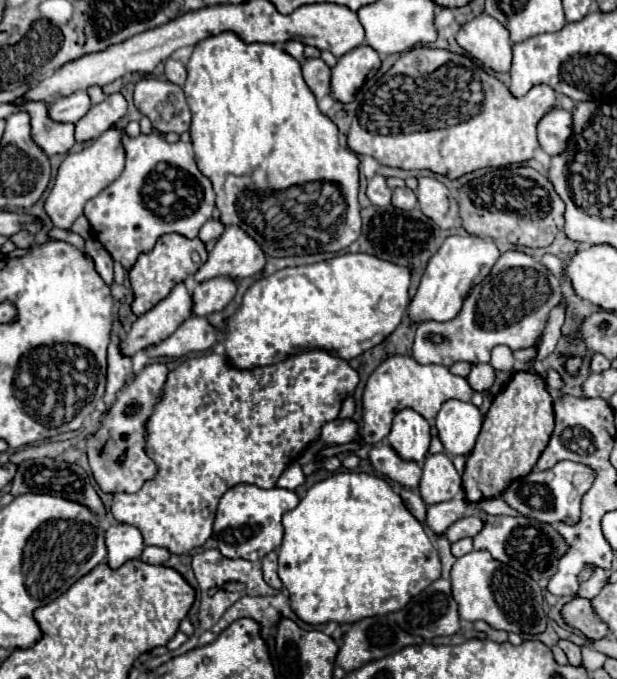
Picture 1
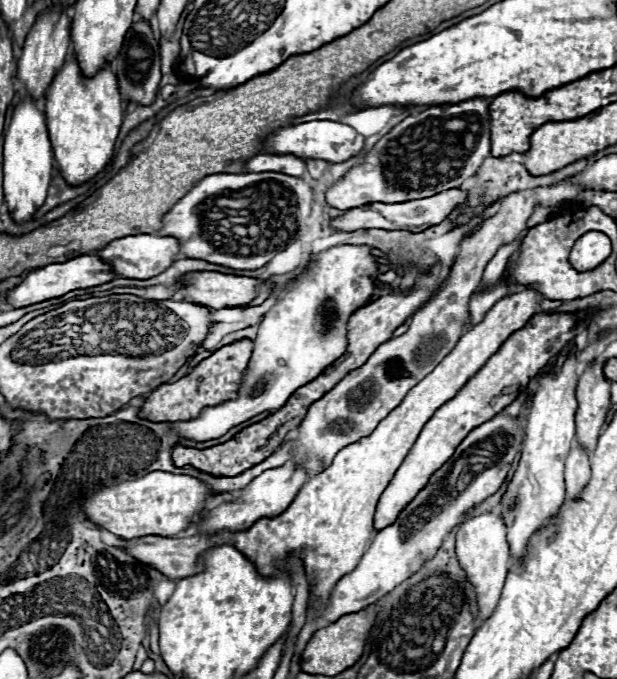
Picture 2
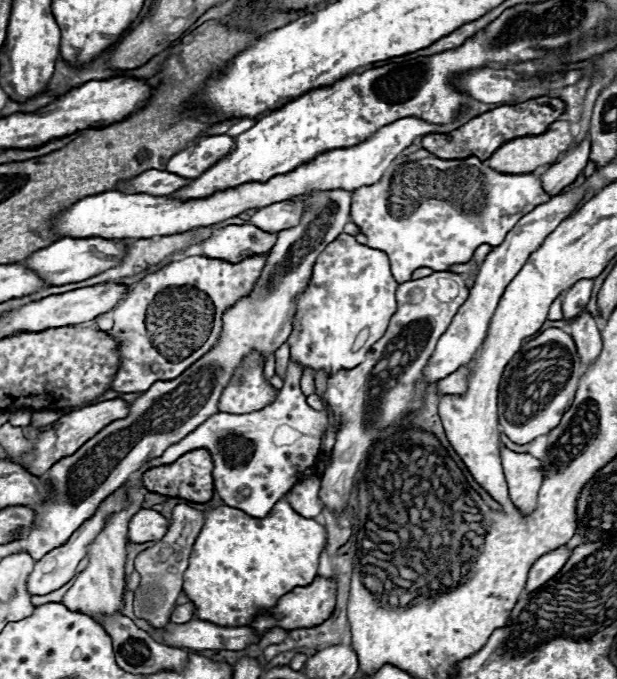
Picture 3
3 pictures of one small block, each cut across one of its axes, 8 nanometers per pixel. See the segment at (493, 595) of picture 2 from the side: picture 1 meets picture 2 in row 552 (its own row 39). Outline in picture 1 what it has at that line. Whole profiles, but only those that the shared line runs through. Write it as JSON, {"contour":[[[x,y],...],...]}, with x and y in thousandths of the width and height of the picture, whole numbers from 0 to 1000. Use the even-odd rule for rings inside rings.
{"contour":[[[781,18],[778,24],[749,35],[739,50],[739,62],[784,97],[804,106],[823,106],[830,91],[830,62],[823,47],[807,29]]]}

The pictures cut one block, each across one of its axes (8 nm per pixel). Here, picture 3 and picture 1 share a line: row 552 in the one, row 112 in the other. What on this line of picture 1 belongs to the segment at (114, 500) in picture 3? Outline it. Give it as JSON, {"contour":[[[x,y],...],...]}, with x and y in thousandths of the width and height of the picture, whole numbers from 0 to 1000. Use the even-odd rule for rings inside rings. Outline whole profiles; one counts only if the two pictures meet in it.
{"contour":[[[117,135],[113,141],[97,141],[78,150],[78,165],[88,180],[123,183],[146,159],[146,144],[139,135]]]}

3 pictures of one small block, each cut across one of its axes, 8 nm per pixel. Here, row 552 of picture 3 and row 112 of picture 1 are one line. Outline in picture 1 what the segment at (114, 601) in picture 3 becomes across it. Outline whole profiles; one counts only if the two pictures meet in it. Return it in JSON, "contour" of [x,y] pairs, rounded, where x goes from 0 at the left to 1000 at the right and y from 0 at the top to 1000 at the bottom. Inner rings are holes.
{"contour":[[[194,135],[178,138],[162,153],[149,156],[133,177],[123,180],[123,206],[156,206],[165,194],[182,189],[204,168],[204,147]]]}

